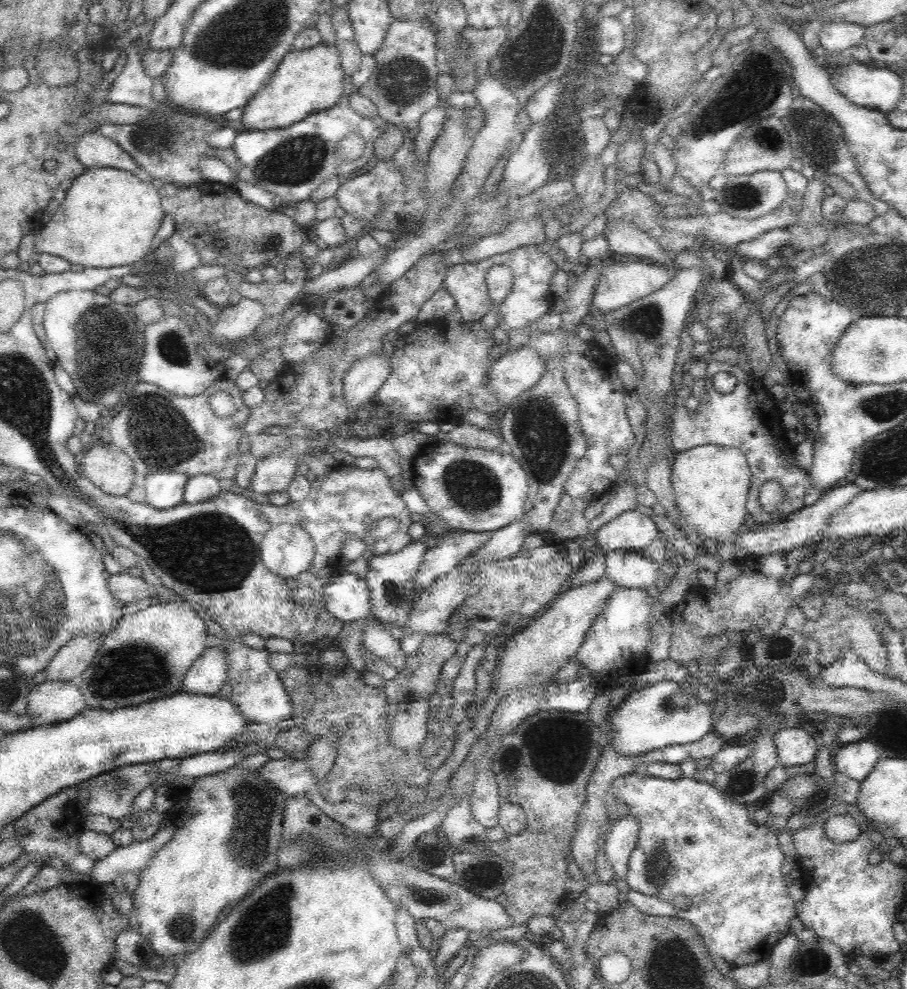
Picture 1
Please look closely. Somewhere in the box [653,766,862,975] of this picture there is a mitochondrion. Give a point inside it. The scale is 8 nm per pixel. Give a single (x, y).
(743, 783)

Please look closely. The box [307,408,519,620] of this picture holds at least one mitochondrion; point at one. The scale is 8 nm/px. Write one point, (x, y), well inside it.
(471, 485)

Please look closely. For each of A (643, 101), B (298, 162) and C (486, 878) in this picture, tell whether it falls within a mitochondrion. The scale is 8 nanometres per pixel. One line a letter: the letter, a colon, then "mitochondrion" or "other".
A: other
B: mitochondrion
C: mitochondrion

